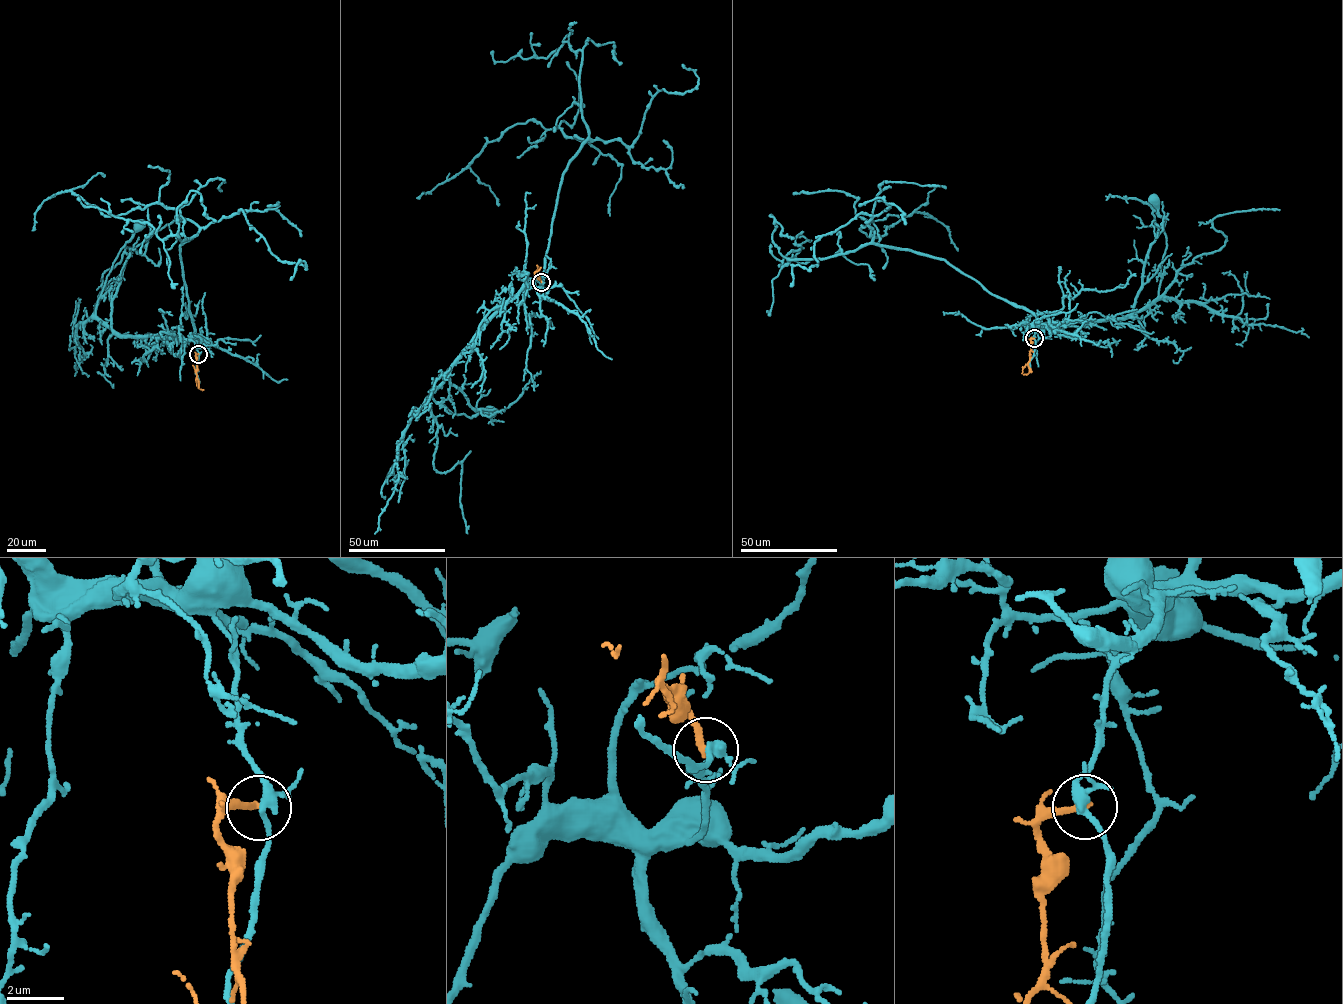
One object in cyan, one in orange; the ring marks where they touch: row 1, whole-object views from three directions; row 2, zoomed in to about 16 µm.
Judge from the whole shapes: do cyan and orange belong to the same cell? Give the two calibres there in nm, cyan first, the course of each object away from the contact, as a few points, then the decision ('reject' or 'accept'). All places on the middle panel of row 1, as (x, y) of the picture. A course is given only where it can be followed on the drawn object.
260/240 nm | cyan via (541, 282), (539, 288), (525, 285), (500, 307), (430, 395), (455, 414), (471, 417), (490, 411) | orange via (541, 282), (534, 273), (541, 267) | reject

